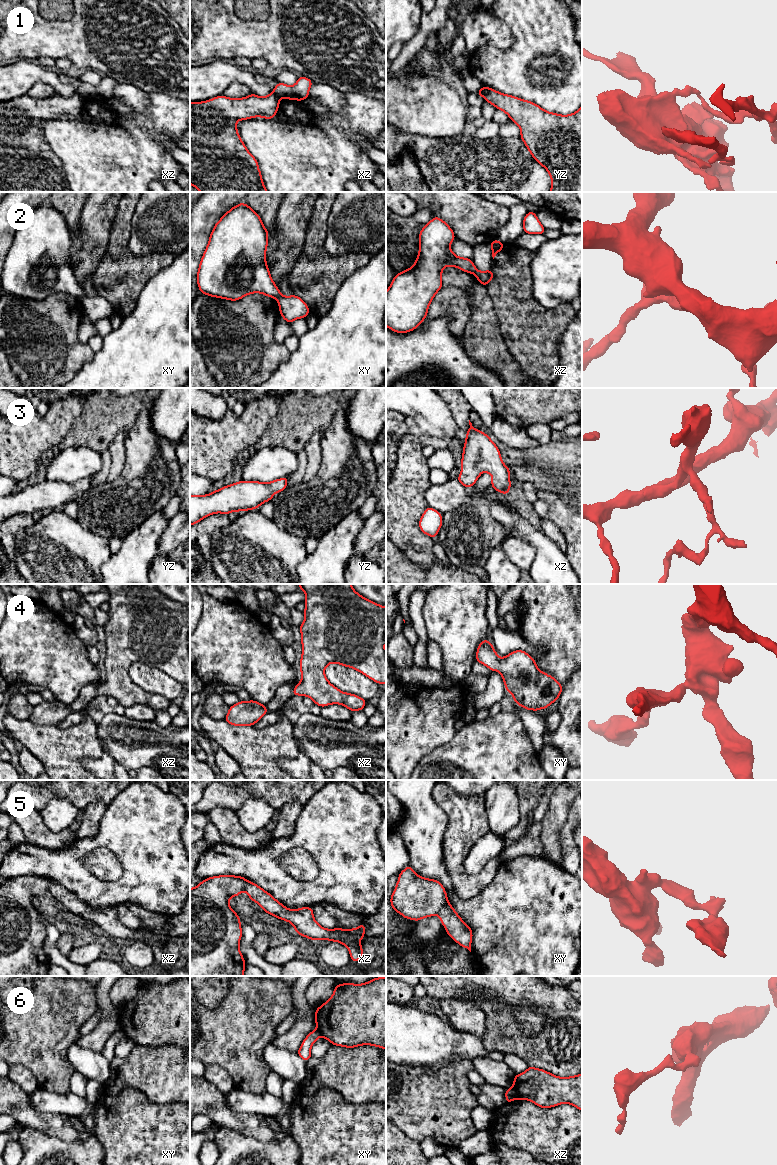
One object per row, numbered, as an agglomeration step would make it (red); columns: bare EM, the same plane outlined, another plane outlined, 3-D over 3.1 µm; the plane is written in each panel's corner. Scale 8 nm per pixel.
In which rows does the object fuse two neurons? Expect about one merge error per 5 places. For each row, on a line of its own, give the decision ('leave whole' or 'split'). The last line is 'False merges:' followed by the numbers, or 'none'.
1: split
2: split
3: leave whole
4: leave whole
5: split
6: split
False merges: 1, 2, 5, 6

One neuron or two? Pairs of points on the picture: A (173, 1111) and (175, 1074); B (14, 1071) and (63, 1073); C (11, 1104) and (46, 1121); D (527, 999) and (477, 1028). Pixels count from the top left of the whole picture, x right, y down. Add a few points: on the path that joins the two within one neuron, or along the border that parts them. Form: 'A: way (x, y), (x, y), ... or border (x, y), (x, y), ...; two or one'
A: border (151, 1101), (156, 1103), (179, 1102); two
B: border (10, 1065), (25, 1066), (34, 1075), (39, 1087); two
C: way (20, 1108), (29, 1117), (37, 1120); one
D: border (472, 1003), (485, 1016), (482, 1038); two

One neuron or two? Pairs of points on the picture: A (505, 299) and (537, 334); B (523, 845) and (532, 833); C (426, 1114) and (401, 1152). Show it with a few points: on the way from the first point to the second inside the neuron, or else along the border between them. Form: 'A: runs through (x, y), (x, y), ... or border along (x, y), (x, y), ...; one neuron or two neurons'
A: runs through (514, 308), (528, 325); one neuron
B: runs through (526, 842), (532, 836); one neuron
C: border along (396, 1126), (419, 1142); two neurons

